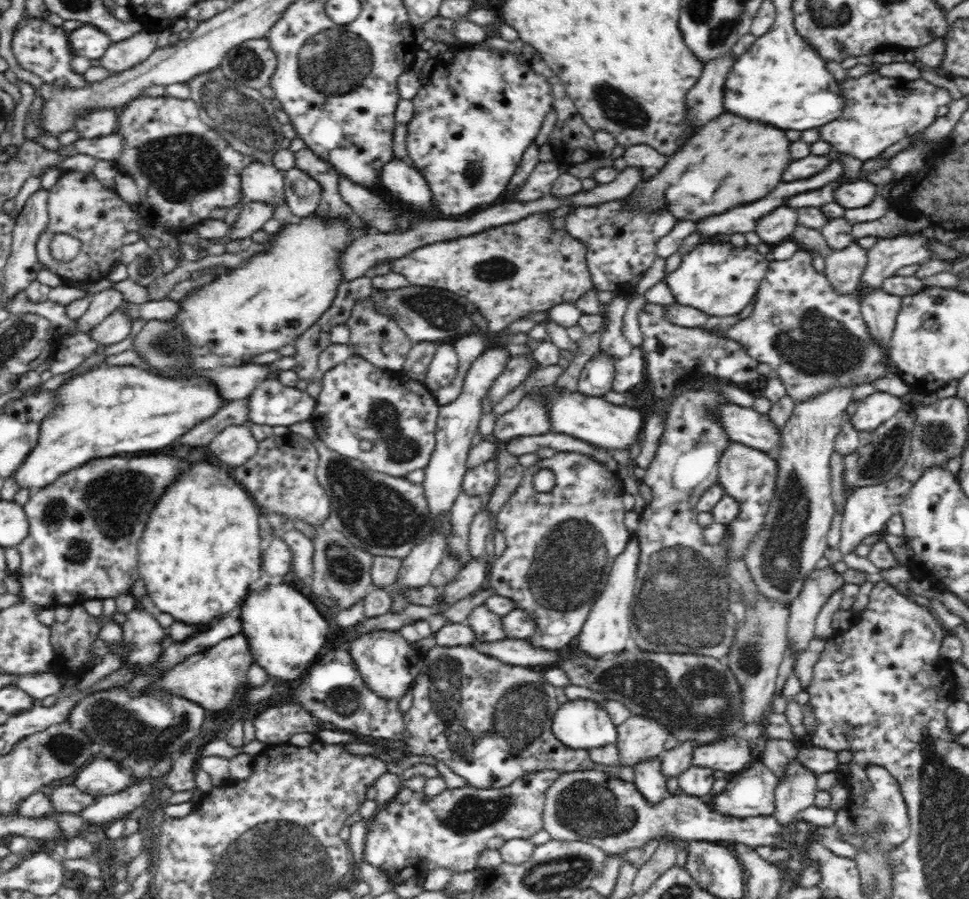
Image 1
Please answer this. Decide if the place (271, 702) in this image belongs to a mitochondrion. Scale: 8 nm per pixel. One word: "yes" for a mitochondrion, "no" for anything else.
no

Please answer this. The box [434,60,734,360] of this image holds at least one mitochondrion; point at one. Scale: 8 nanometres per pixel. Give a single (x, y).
(618, 107)

